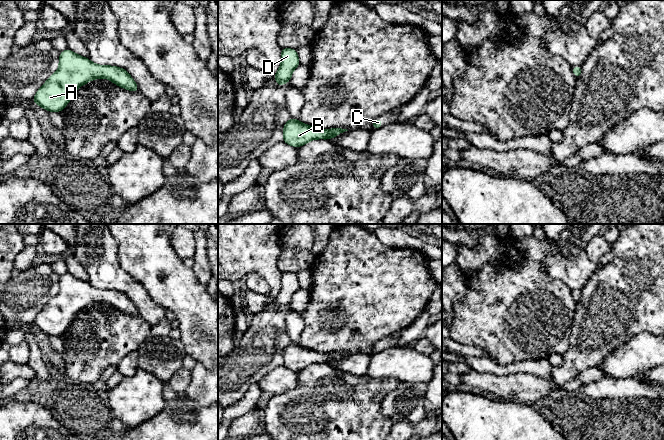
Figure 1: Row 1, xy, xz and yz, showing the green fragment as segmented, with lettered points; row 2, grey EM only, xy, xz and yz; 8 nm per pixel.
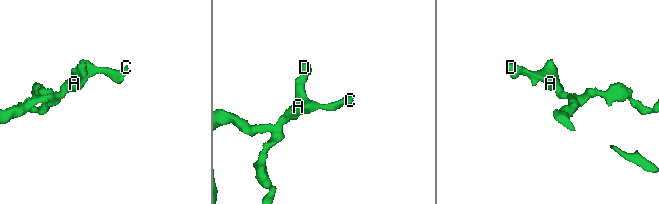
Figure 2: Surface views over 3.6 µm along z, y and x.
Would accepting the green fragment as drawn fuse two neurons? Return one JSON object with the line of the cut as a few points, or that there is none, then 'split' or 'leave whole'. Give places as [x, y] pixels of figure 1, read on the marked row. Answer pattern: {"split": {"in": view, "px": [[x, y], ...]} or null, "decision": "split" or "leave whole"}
{"split": null, "decision": "leave whole"}

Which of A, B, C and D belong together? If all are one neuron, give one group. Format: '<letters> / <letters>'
A B C D

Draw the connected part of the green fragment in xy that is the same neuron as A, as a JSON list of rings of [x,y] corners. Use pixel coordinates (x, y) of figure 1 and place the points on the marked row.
[[[67,48],[60,52],[58,70],[40,87],[32,101],[48,112],[62,112],[81,85],[98,78],[109,79],[124,89],[139,92],[136,82],[125,69],[100,66]]]

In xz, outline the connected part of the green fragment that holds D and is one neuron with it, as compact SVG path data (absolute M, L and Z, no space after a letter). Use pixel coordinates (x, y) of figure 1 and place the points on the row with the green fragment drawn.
M281 49L281 65L279 70L274 75L276 84L281 86L290 82L292 72L299 65L299 57L295 49Z

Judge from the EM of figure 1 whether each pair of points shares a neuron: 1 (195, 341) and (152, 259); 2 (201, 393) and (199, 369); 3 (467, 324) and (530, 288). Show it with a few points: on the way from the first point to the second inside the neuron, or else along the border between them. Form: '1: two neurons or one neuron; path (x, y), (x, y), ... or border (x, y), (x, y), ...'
1: one neuron; path (195, 321), (195, 309), (192, 304), (167, 279)
2: one neuron; path (201, 387), (200, 375)
3: one neuron; path (483, 318), (498, 313), (514, 297)

